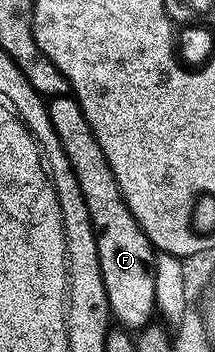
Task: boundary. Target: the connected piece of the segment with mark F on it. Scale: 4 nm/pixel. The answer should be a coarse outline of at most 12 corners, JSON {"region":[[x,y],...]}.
{"region":[[79,102],[47,112],[103,246],[114,322],[156,314],[152,245]]}

